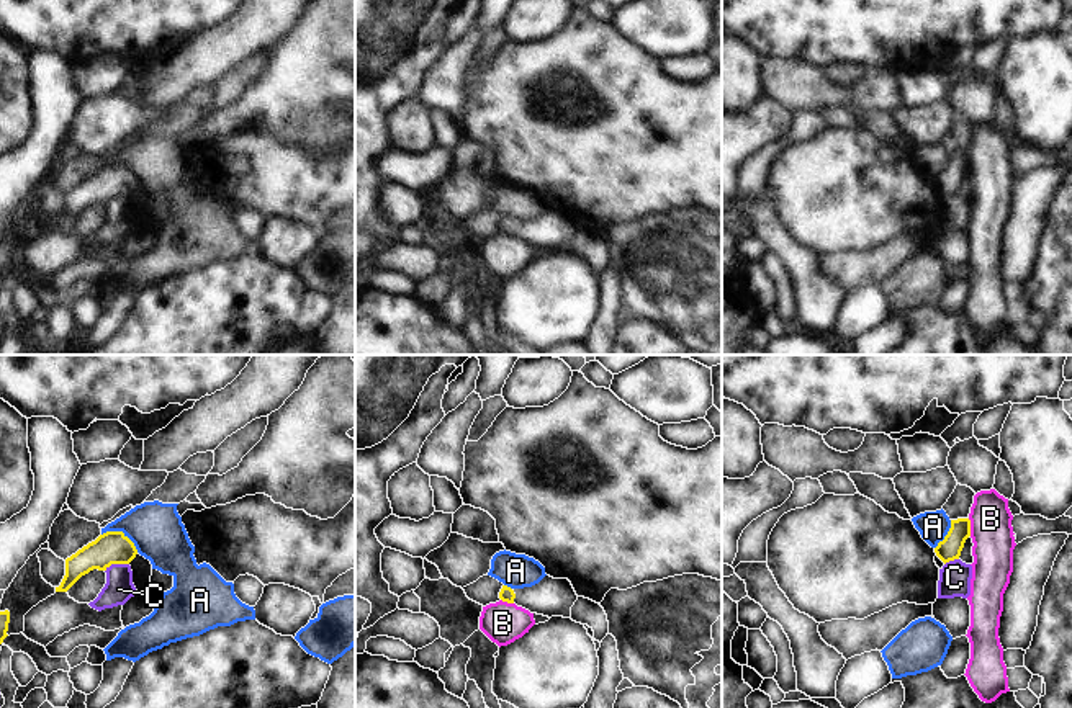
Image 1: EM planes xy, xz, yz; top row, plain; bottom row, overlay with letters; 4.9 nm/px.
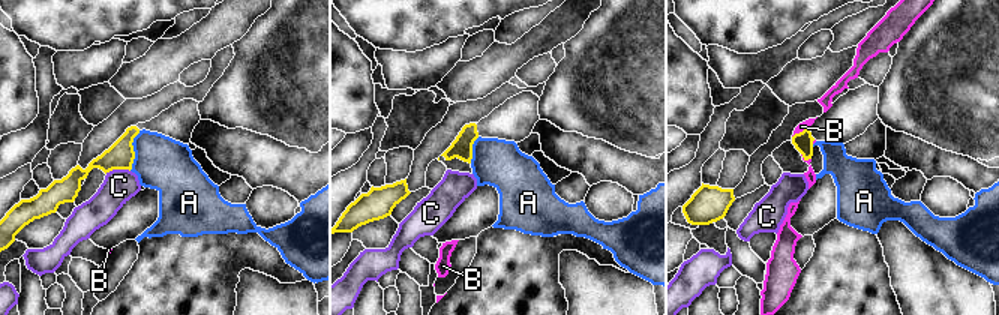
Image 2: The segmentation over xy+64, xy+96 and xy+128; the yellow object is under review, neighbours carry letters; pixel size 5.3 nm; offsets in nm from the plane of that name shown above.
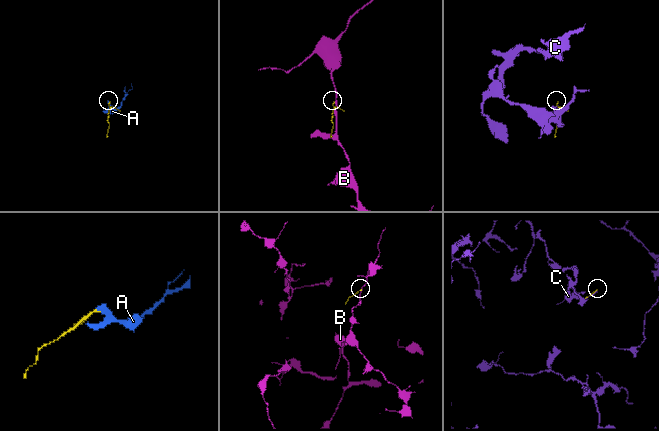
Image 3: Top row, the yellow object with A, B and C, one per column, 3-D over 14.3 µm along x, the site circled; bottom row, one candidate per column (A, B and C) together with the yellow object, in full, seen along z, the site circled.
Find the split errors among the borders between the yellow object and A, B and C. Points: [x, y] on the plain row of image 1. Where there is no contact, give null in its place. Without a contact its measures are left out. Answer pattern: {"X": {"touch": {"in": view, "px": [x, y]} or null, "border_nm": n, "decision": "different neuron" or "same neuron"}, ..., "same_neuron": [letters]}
{"A": {"touch": {"in": "xy", "px": [121, 165]}, "border_nm": 200, "decision": "different neuron"}, "B": {"touch": {"in": "yz", "px": [969, 161]}, "border_nm": 90, "decision": "different neuron"}, "C": {"touch": {"in": "xy", "px": [117, 197]}, "border_nm": 130, "decision": "different neuron"}, "same_neuron": []}

